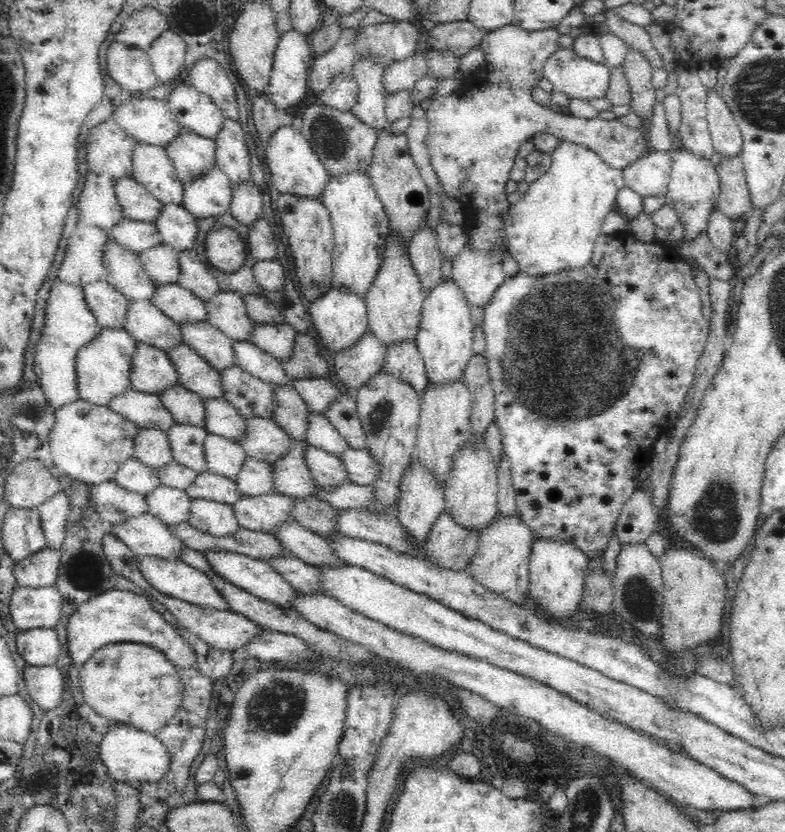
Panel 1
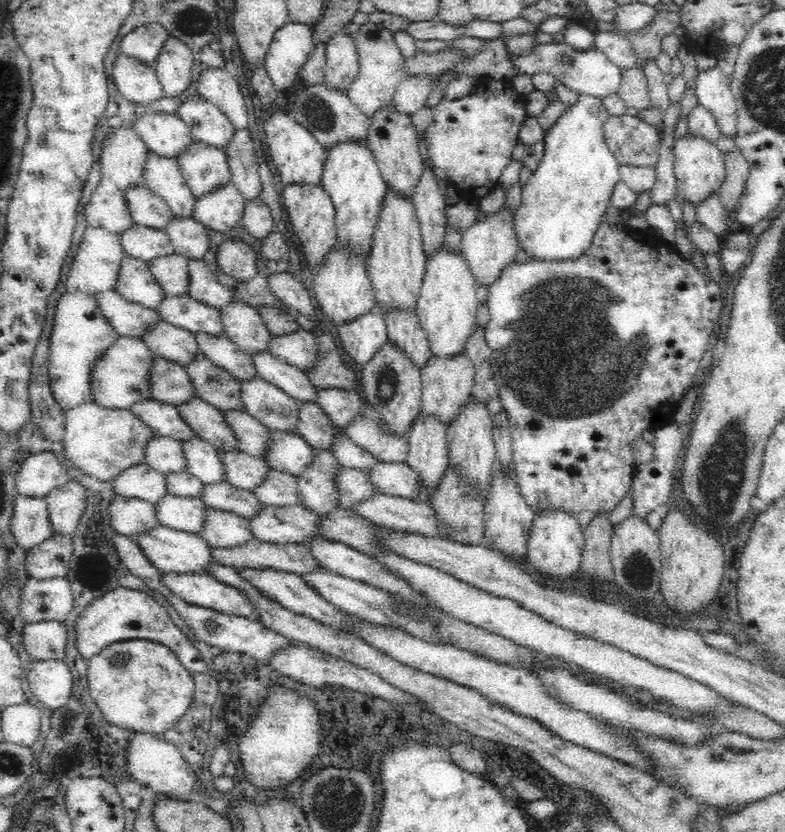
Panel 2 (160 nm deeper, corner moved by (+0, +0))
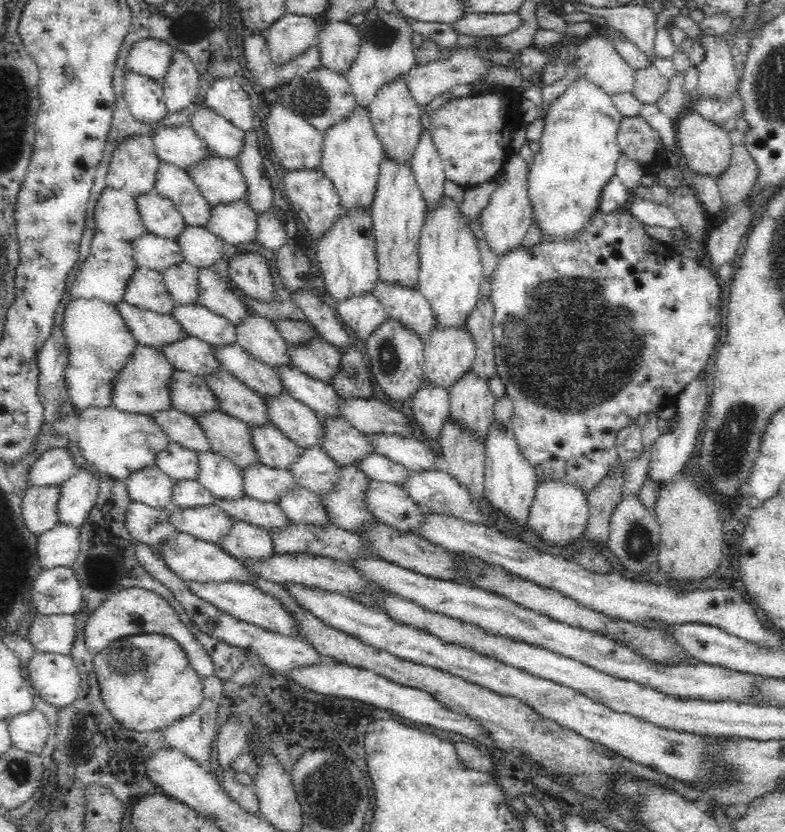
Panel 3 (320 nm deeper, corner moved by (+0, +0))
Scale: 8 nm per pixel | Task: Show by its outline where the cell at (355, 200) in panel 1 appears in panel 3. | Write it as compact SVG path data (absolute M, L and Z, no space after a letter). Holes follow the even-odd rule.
M360 106L350 119L327 131L323 137L320 169L326 179L334 185L343 214L356 214L356 212L371 214L383 155L382 145L376 139L370 125L369 112L366 109L360 109Z

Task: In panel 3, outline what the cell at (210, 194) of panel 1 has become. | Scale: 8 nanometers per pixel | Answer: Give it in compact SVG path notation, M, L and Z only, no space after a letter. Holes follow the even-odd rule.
M238 197L227 203L218 203L209 206L210 216L207 218L205 227L218 236L222 242L238 246L245 243L256 242L255 224L256 215L252 207L248 204L247 199Z

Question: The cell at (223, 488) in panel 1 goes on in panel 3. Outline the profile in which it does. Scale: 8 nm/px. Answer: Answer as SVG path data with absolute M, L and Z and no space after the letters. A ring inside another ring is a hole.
M248 495L214 497L211 504L232 519L249 522L267 531L290 521L274 501L261 501Z

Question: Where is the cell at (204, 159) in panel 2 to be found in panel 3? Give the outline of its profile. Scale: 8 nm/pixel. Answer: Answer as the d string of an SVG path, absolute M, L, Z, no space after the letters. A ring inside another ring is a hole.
M211 154L203 156L197 161L198 162L194 162L194 164L190 164L190 167L185 170L188 172L196 189L198 189L203 198L206 199L206 202L213 205L227 203L238 197L244 197L244 199L246 199L246 183L244 183L244 179L242 179L242 173L240 173L235 159Z

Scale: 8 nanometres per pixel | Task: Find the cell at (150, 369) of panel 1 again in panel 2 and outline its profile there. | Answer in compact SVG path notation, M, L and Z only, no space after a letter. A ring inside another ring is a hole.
M160 355L153 356L147 378L147 390L154 400L175 405L195 395L184 367Z

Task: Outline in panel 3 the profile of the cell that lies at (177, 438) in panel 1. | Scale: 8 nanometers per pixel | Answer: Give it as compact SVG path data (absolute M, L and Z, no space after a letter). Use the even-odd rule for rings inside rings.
M211 448L197 451L197 479L214 497L244 495L241 468Z

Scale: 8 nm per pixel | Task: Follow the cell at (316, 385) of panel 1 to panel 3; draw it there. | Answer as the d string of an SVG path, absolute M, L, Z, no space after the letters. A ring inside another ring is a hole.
M338 397L337 411L340 417L364 434L414 434L412 422L400 410L375 397Z

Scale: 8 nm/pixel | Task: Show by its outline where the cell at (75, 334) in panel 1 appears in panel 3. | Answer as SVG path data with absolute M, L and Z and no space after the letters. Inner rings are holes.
M71 298L61 323L65 340L63 379L67 398L76 410L111 406L111 378L136 344L114 305L100 299Z

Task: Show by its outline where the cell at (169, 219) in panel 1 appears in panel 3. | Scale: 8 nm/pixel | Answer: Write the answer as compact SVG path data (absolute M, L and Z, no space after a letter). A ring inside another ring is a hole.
M184 225L177 237L176 243L182 251L183 259L198 268L214 266L223 255L224 242L205 226Z

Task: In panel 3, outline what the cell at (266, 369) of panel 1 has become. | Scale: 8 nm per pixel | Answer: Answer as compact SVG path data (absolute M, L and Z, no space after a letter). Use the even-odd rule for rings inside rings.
M276 365L274 372L278 375L284 391L310 407L319 419L323 416L339 416L338 396L327 382L316 380L292 365Z

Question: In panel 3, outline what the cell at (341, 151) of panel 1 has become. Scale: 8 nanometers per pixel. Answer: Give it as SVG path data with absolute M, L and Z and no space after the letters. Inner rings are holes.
M324 66L310 74L292 78L282 84L280 90L281 94L278 100L283 104L284 109L302 117L306 123L316 128L322 137L327 134L327 131L350 119L358 108L356 98L344 75L330 72Z

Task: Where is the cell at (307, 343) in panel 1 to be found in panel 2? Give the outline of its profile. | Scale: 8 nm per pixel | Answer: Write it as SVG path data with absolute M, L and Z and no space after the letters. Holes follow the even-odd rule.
M316 332L316 358L314 364L304 370L305 377L316 389L356 389L357 376L342 360L335 339L328 332Z

